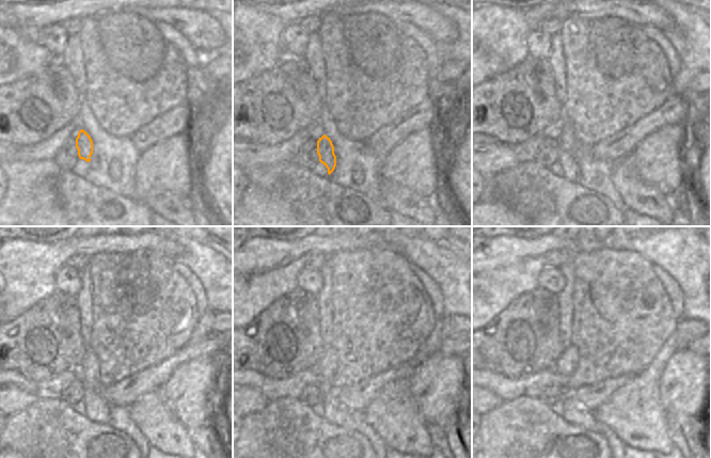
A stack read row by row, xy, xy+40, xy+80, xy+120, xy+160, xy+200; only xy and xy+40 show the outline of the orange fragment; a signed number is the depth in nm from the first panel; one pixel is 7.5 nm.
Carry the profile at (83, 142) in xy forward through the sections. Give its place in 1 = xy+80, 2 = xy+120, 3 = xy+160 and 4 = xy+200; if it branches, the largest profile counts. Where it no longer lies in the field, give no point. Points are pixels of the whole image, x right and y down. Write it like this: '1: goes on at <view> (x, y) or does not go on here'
1: goes on at xy+80 (567, 158)
2: goes on at xy+120 (97, 410)
3: goes on at xy+160 (334, 412)
4: goes on at xy+200 (573, 413)

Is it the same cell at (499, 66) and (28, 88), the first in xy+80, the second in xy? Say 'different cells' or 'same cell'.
different cells

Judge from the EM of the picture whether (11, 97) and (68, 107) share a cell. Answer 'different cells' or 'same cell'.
same cell

